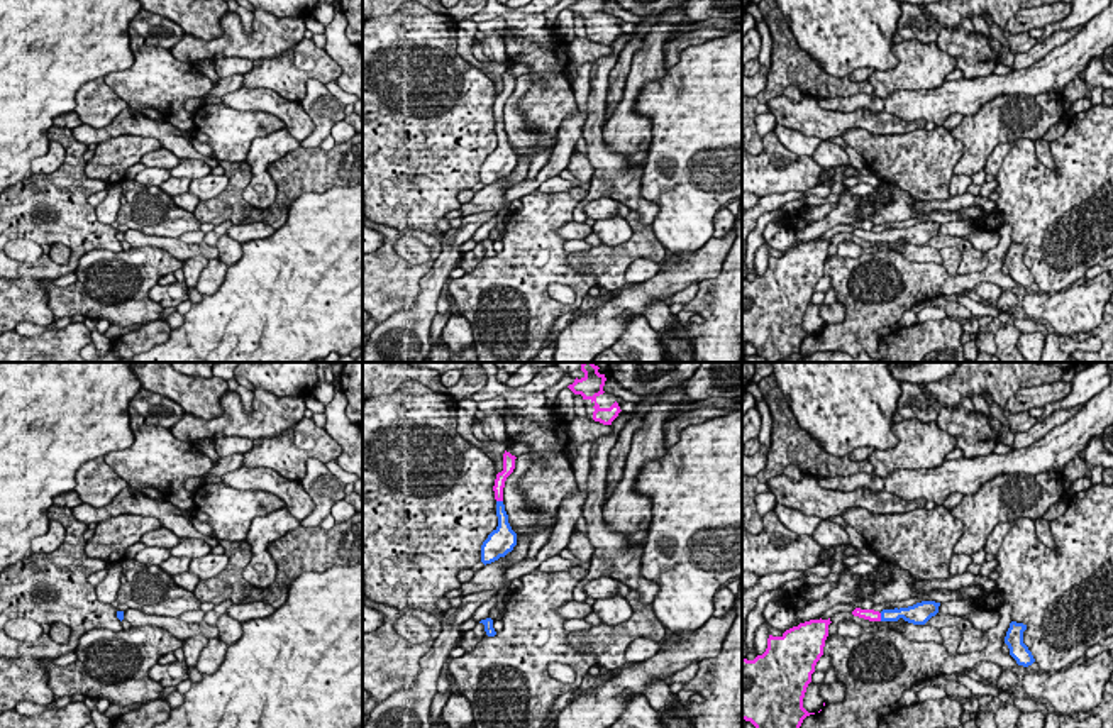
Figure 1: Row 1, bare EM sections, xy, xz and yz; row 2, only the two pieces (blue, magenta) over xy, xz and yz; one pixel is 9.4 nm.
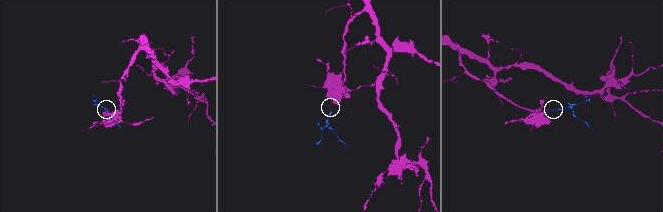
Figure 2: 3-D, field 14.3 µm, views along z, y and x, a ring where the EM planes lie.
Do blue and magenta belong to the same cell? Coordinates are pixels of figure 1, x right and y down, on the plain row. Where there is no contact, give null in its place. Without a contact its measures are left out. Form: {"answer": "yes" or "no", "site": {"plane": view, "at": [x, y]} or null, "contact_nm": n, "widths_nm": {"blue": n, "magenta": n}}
{"answer": "yes", "site": {"plane": "yz", "at": [881, 237]}, "contact_nm": 80, "widths_nm": {"blue": 130, "magenta": 120}}

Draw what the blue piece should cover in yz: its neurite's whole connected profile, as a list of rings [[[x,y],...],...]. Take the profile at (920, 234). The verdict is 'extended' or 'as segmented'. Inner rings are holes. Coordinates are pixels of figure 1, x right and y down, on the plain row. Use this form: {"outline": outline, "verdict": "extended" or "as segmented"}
{"outline": [[[922,222],[908,229],[883,230],[881,234],[874,230],[856,229],[852,235],[869,242],[898,242],[903,239],[913,245],[925,245],[932,237],[939,234],[939,227],[940,223],[935,222]]], "verdict": "extended"}

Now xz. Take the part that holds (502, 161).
{"outline": [[[505,71],[503,91],[498,93],[495,100],[493,112],[496,120],[498,147],[488,156],[488,159],[481,166],[481,183],[485,186],[498,181],[500,178],[505,178],[517,166],[517,154],[512,151],[508,144],[508,135],[503,125],[505,102],[515,90],[515,80],[515,76]]], "verdict": "extended"}

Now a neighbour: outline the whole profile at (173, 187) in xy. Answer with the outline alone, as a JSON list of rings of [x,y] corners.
[[[169,178],[169,179],[166,179],[164,183],[161,183],[159,185],[159,188],[166,193],[166,195],[169,195],[171,198],[173,196],[178,196],[178,195],[183,195],[183,193],[188,193],[188,190],[190,190],[190,179],[186,179],[186,178]]]

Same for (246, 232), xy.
[[[252,222],[244,225],[232,225],[227,230],[227,235],[241,244],[256,239],[266,239],[274,234],[274,229],[264,222]]]

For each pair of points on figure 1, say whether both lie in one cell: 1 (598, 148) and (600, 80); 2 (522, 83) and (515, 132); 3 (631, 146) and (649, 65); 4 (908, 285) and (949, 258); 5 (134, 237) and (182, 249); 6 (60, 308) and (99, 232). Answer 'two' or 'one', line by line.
1: one
2: one
3: one
4: two
5: one
6: two

